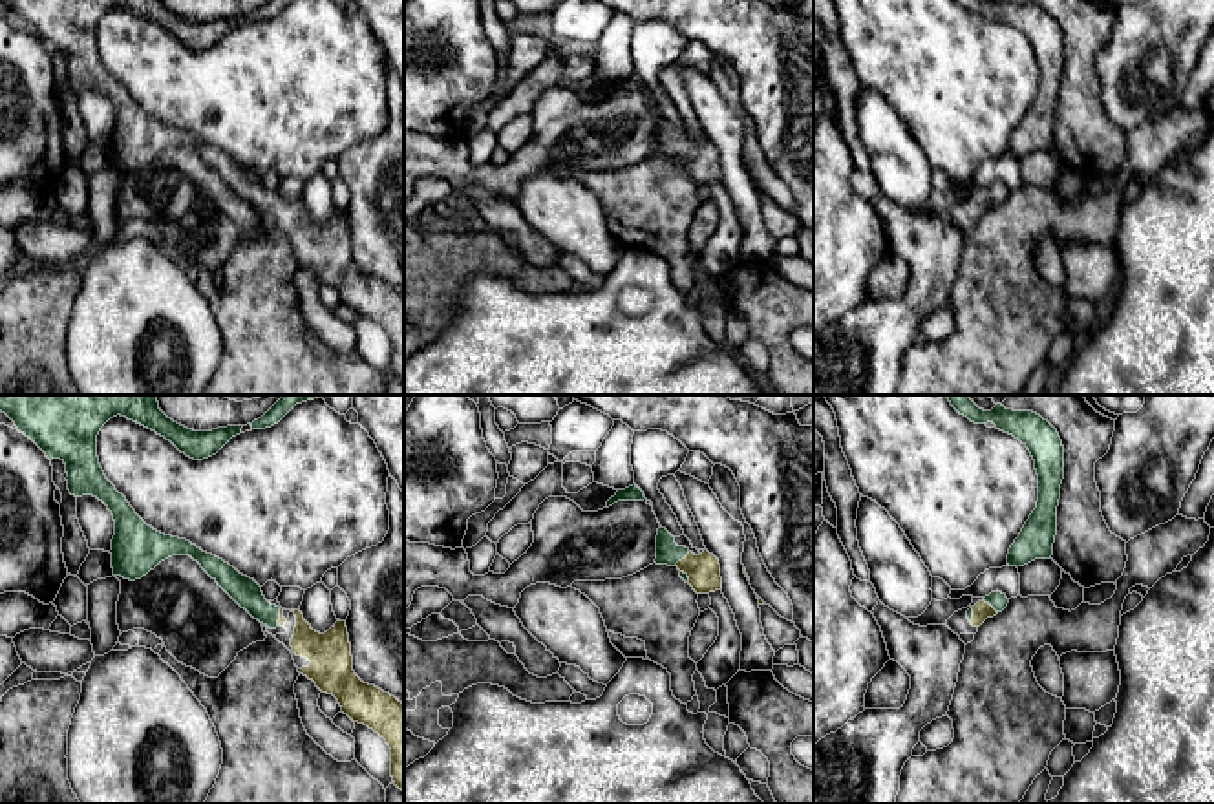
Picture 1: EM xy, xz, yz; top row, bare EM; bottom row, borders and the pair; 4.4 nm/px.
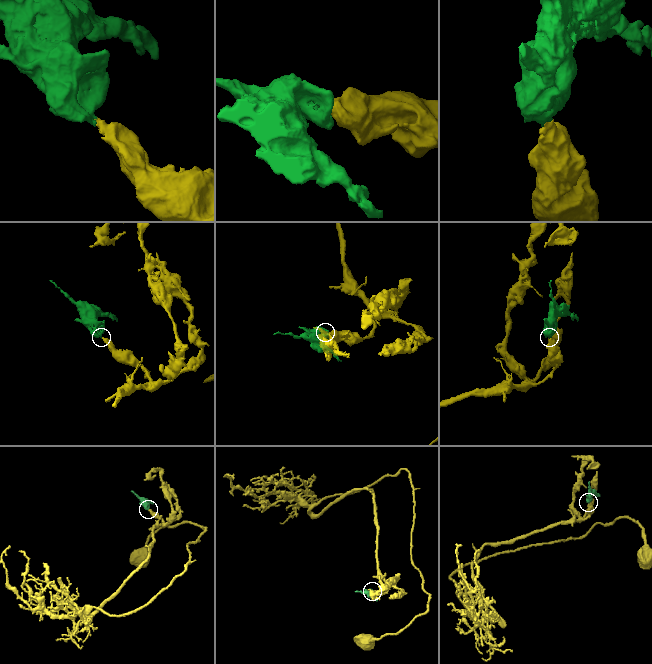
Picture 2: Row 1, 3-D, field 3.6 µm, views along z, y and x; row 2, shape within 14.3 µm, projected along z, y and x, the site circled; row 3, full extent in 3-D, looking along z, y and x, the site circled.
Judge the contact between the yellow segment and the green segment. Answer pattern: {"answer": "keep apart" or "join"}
{"answer": "join"}

